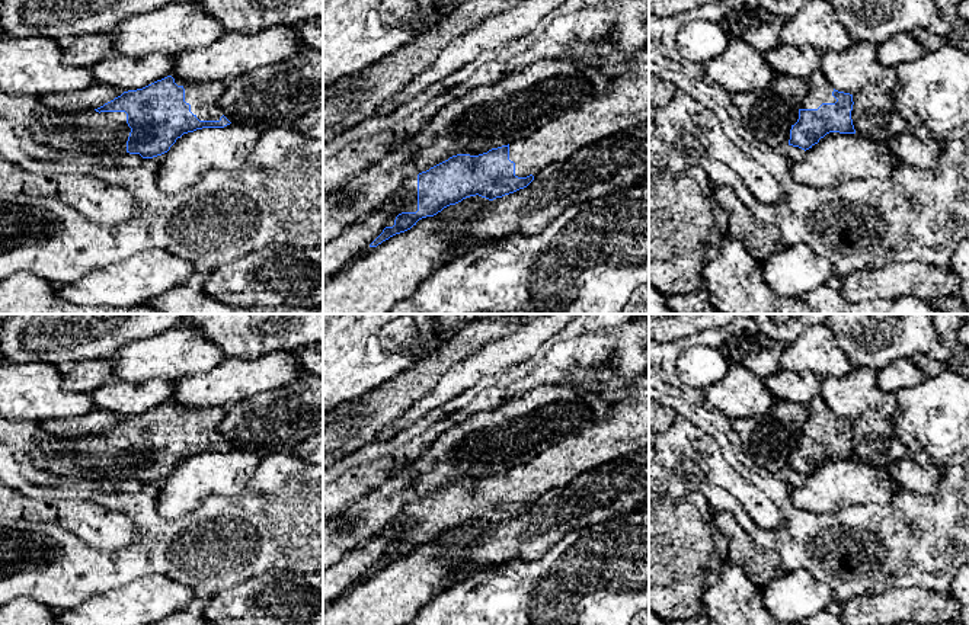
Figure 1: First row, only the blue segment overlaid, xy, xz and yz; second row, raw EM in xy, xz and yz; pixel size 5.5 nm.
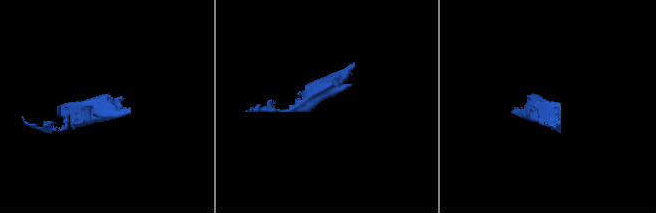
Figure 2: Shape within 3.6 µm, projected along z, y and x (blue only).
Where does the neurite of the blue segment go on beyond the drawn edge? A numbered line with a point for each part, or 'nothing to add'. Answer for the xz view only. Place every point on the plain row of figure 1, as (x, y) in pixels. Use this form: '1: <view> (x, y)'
1: xz (624, 429)
2: xz (406, 521)

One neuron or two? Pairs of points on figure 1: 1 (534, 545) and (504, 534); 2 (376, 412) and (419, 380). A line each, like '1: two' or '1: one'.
1: one
2: one

